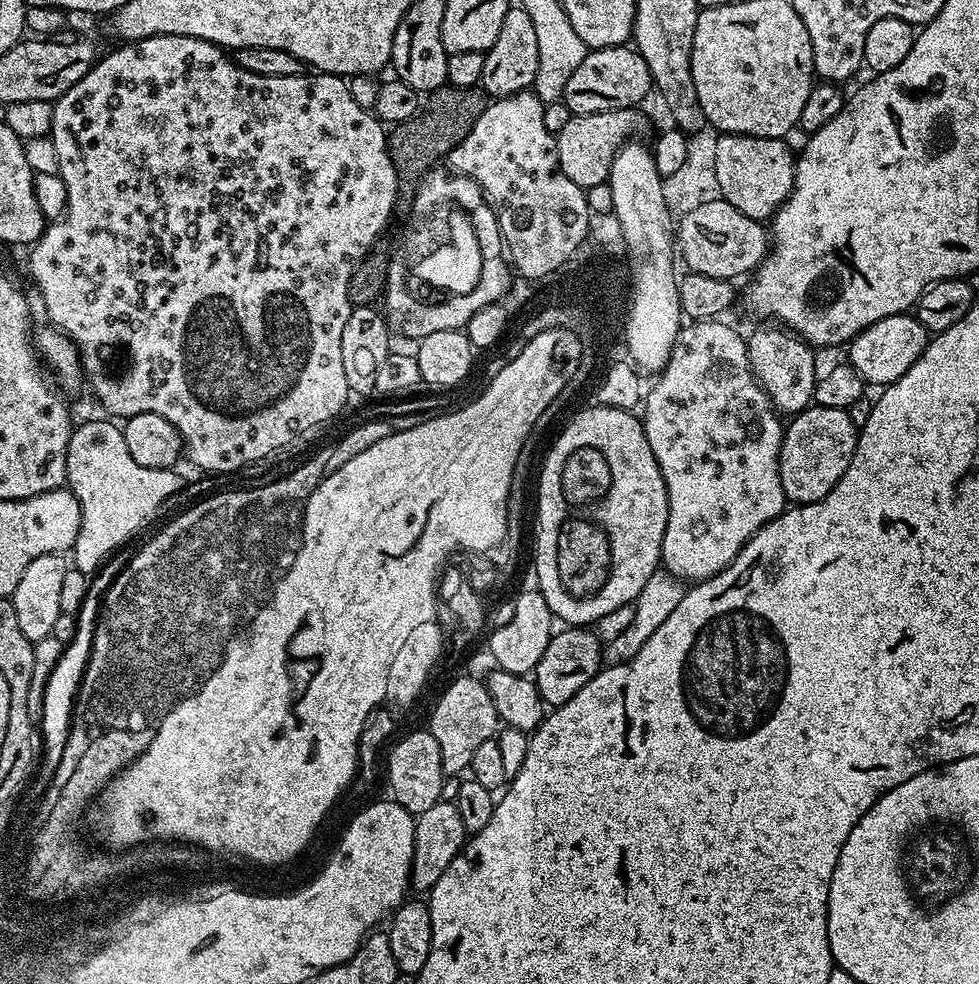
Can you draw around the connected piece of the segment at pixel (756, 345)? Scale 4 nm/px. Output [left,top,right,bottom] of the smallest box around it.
[747,326,816,414]

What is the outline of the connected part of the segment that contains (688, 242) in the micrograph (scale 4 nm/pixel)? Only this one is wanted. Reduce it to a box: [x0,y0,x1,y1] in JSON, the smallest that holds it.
[676,199,770,281]

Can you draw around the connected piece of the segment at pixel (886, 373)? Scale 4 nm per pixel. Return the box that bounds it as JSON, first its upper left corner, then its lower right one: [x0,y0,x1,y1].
[846,315,929,385]

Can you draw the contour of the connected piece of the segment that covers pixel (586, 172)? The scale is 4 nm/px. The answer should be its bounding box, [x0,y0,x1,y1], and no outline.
[555,108,644,189]

